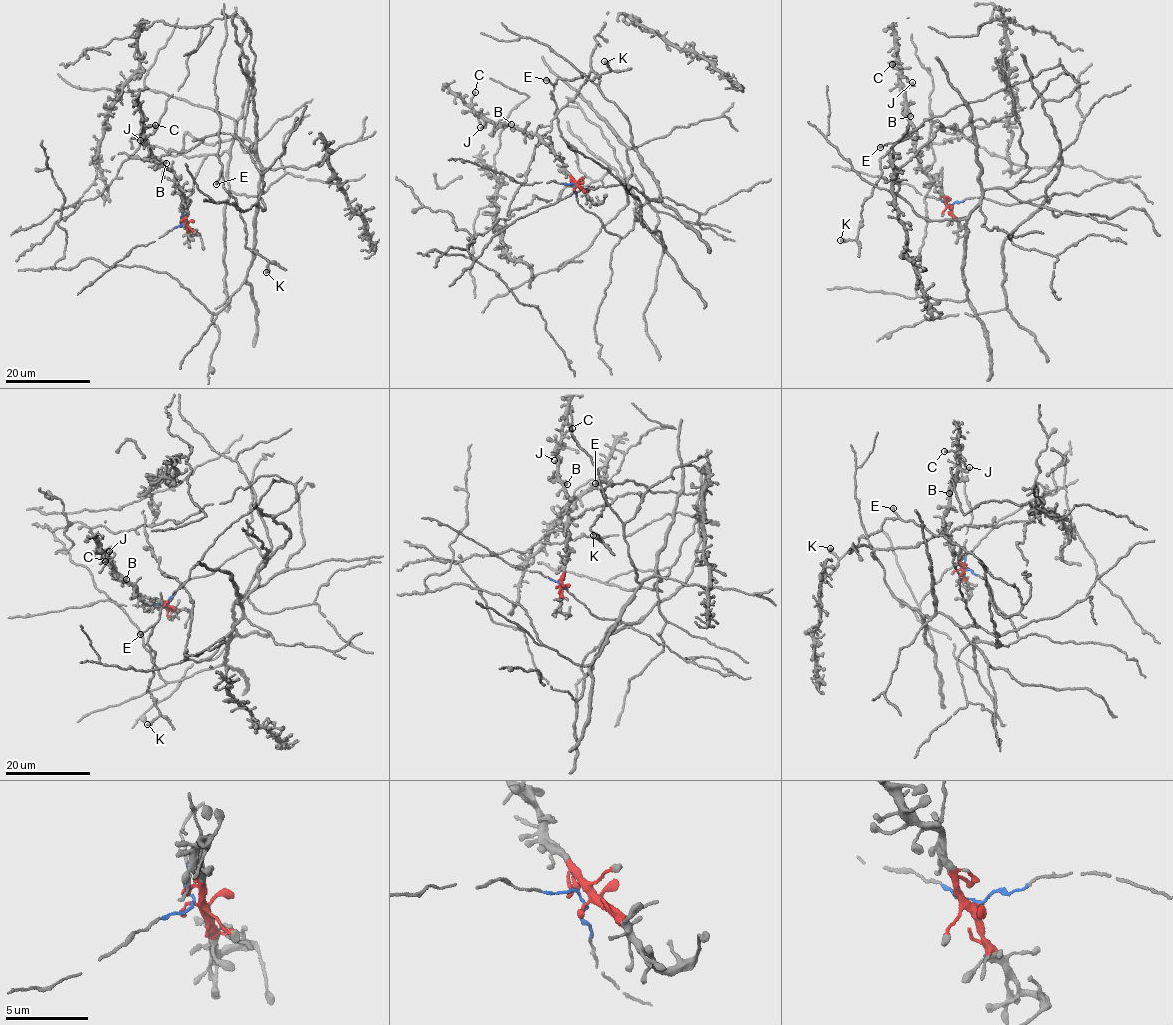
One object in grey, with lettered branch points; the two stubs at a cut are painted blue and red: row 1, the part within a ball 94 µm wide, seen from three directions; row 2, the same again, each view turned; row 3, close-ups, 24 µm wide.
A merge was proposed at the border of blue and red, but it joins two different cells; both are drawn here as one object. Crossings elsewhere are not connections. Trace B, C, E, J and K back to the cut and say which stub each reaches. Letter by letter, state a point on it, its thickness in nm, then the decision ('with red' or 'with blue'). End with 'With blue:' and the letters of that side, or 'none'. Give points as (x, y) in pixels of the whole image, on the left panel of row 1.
B: place (166, 163); calibre 240 nm; with red
C: place (155, 125); calibre 260 nm; with red
E: place (216, 184); calibre 360 nm; with blue
J: place (140, 140); calibre 200 nm; with red
K: place (266, 272); calibre 550 nm; with blue
With blue: E, K

